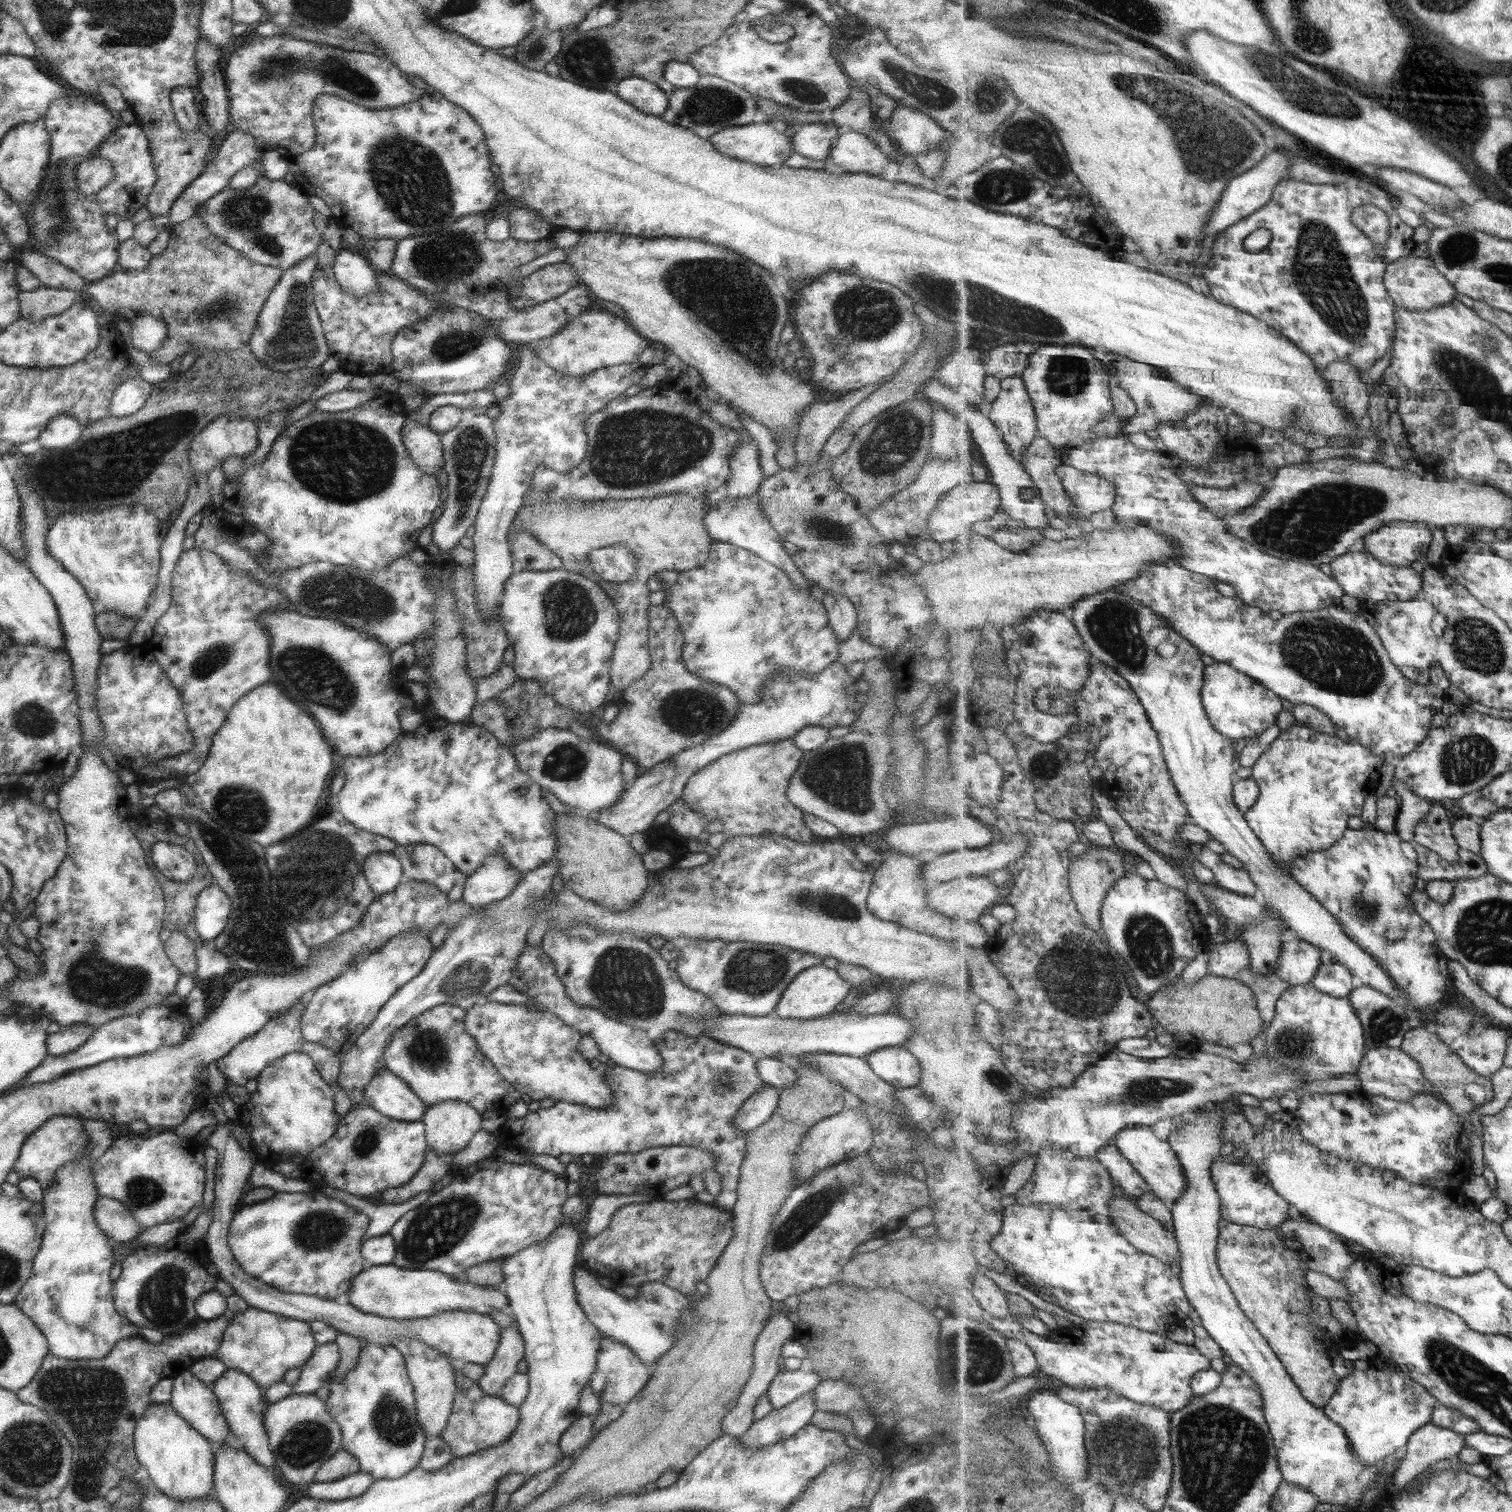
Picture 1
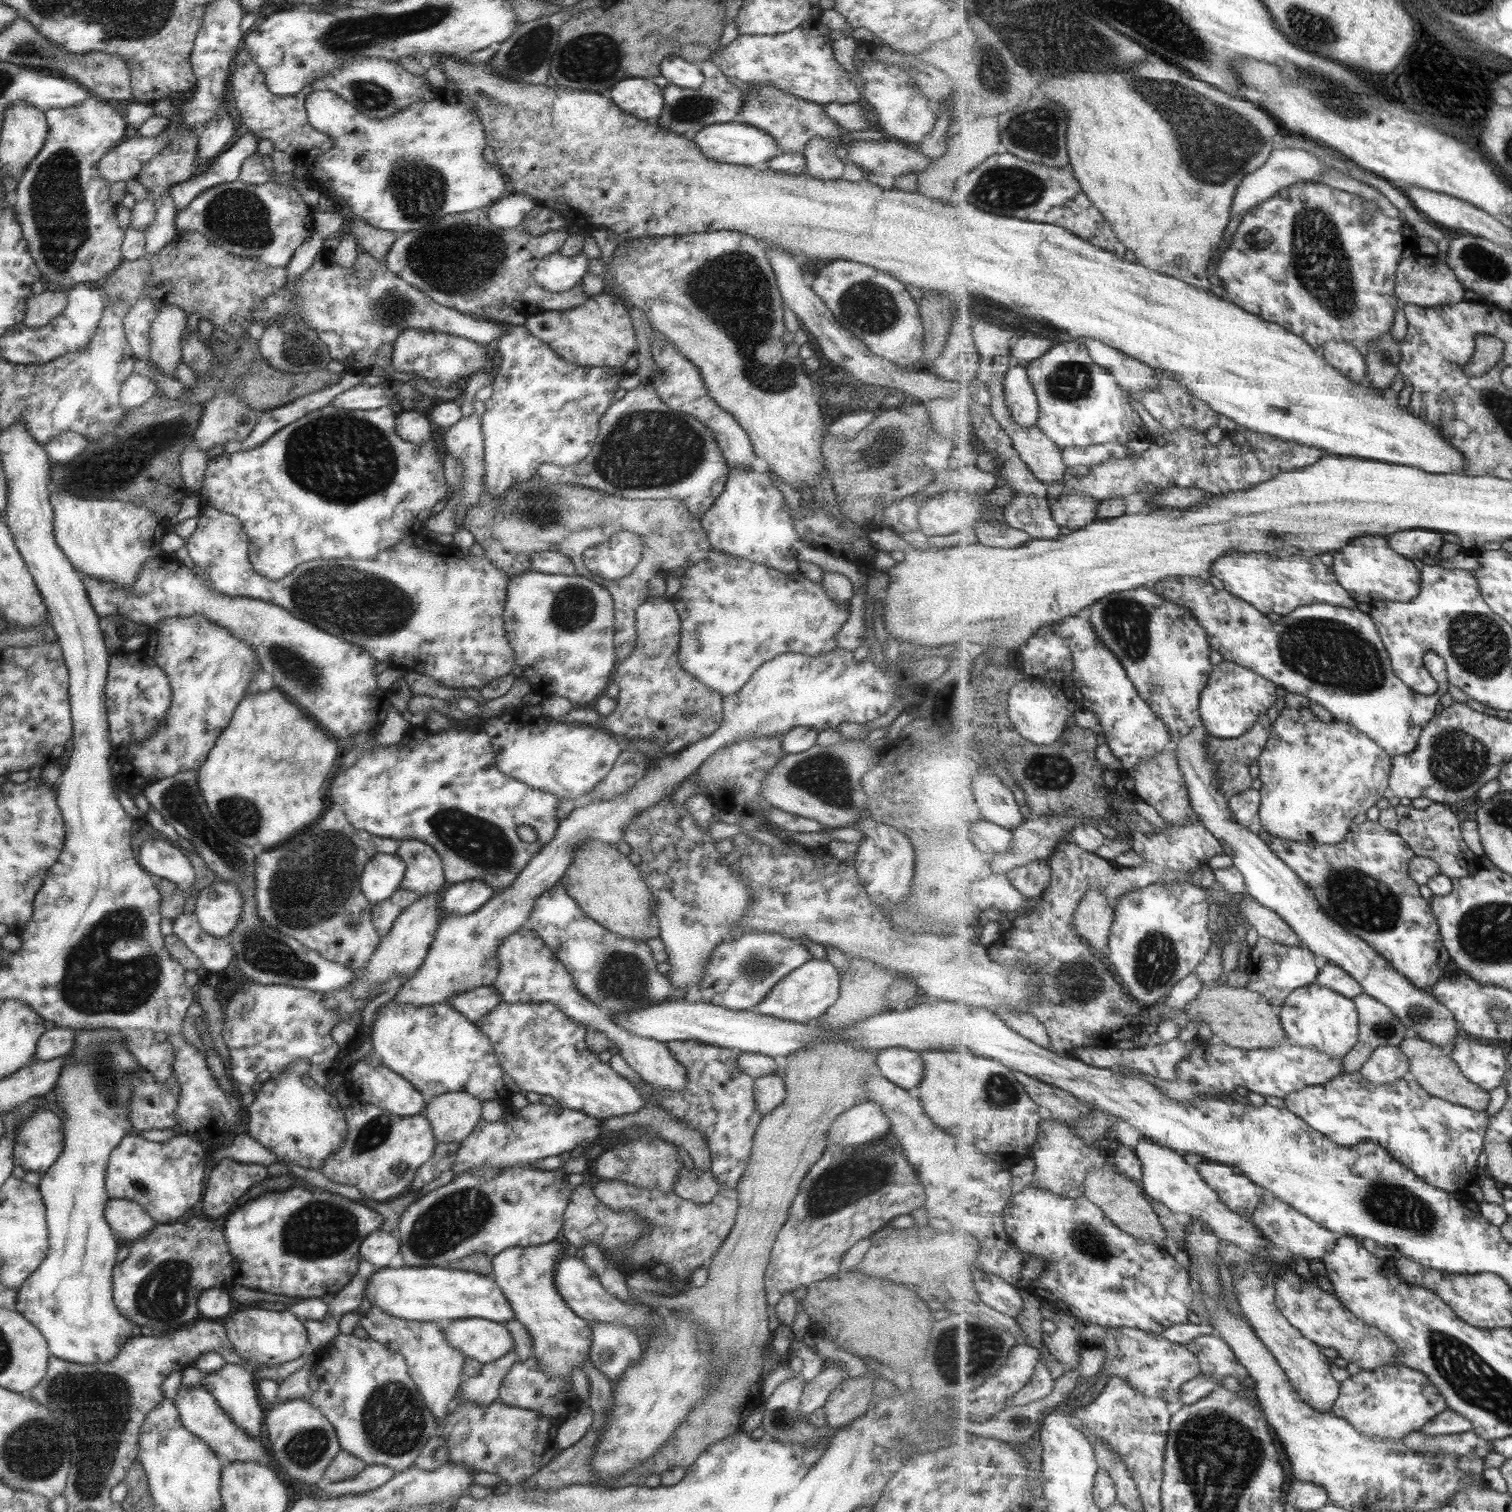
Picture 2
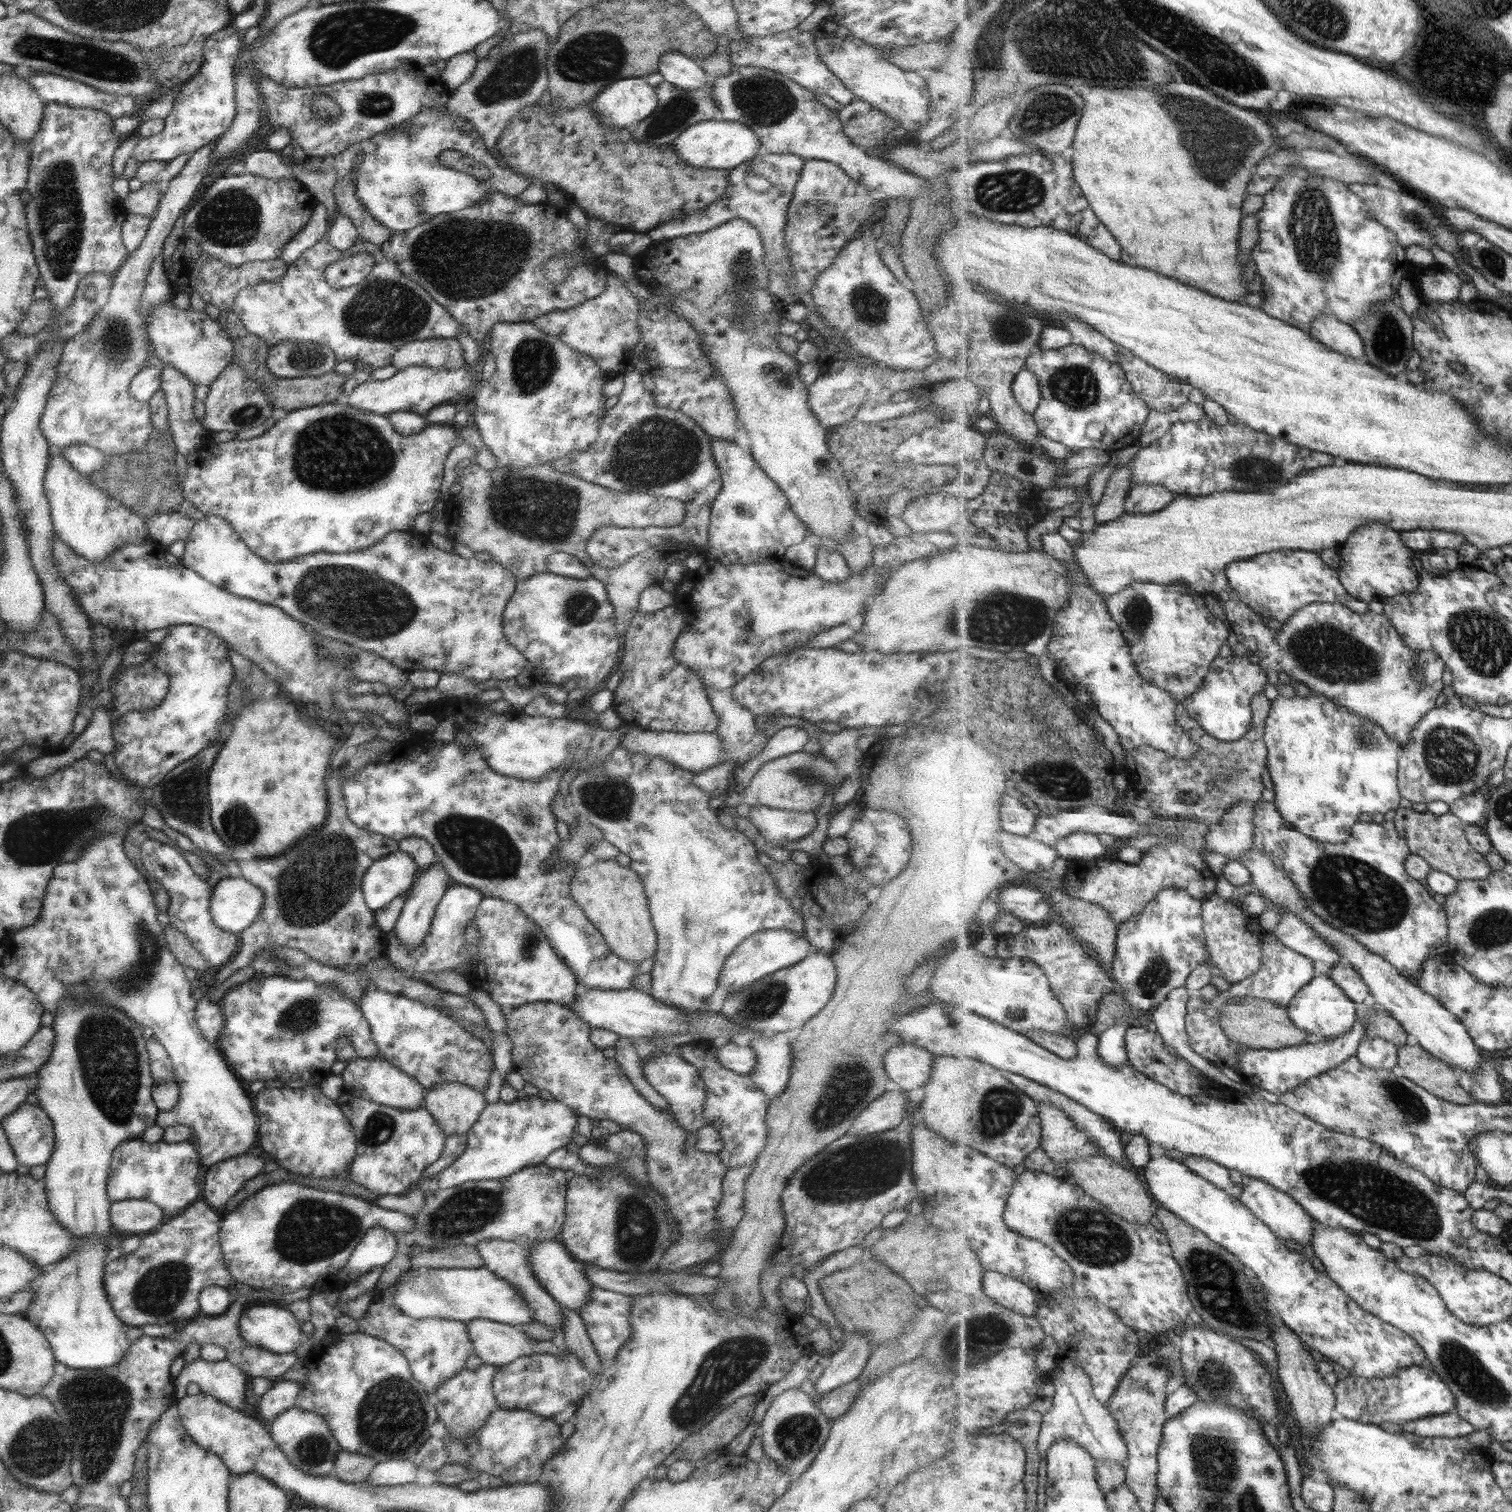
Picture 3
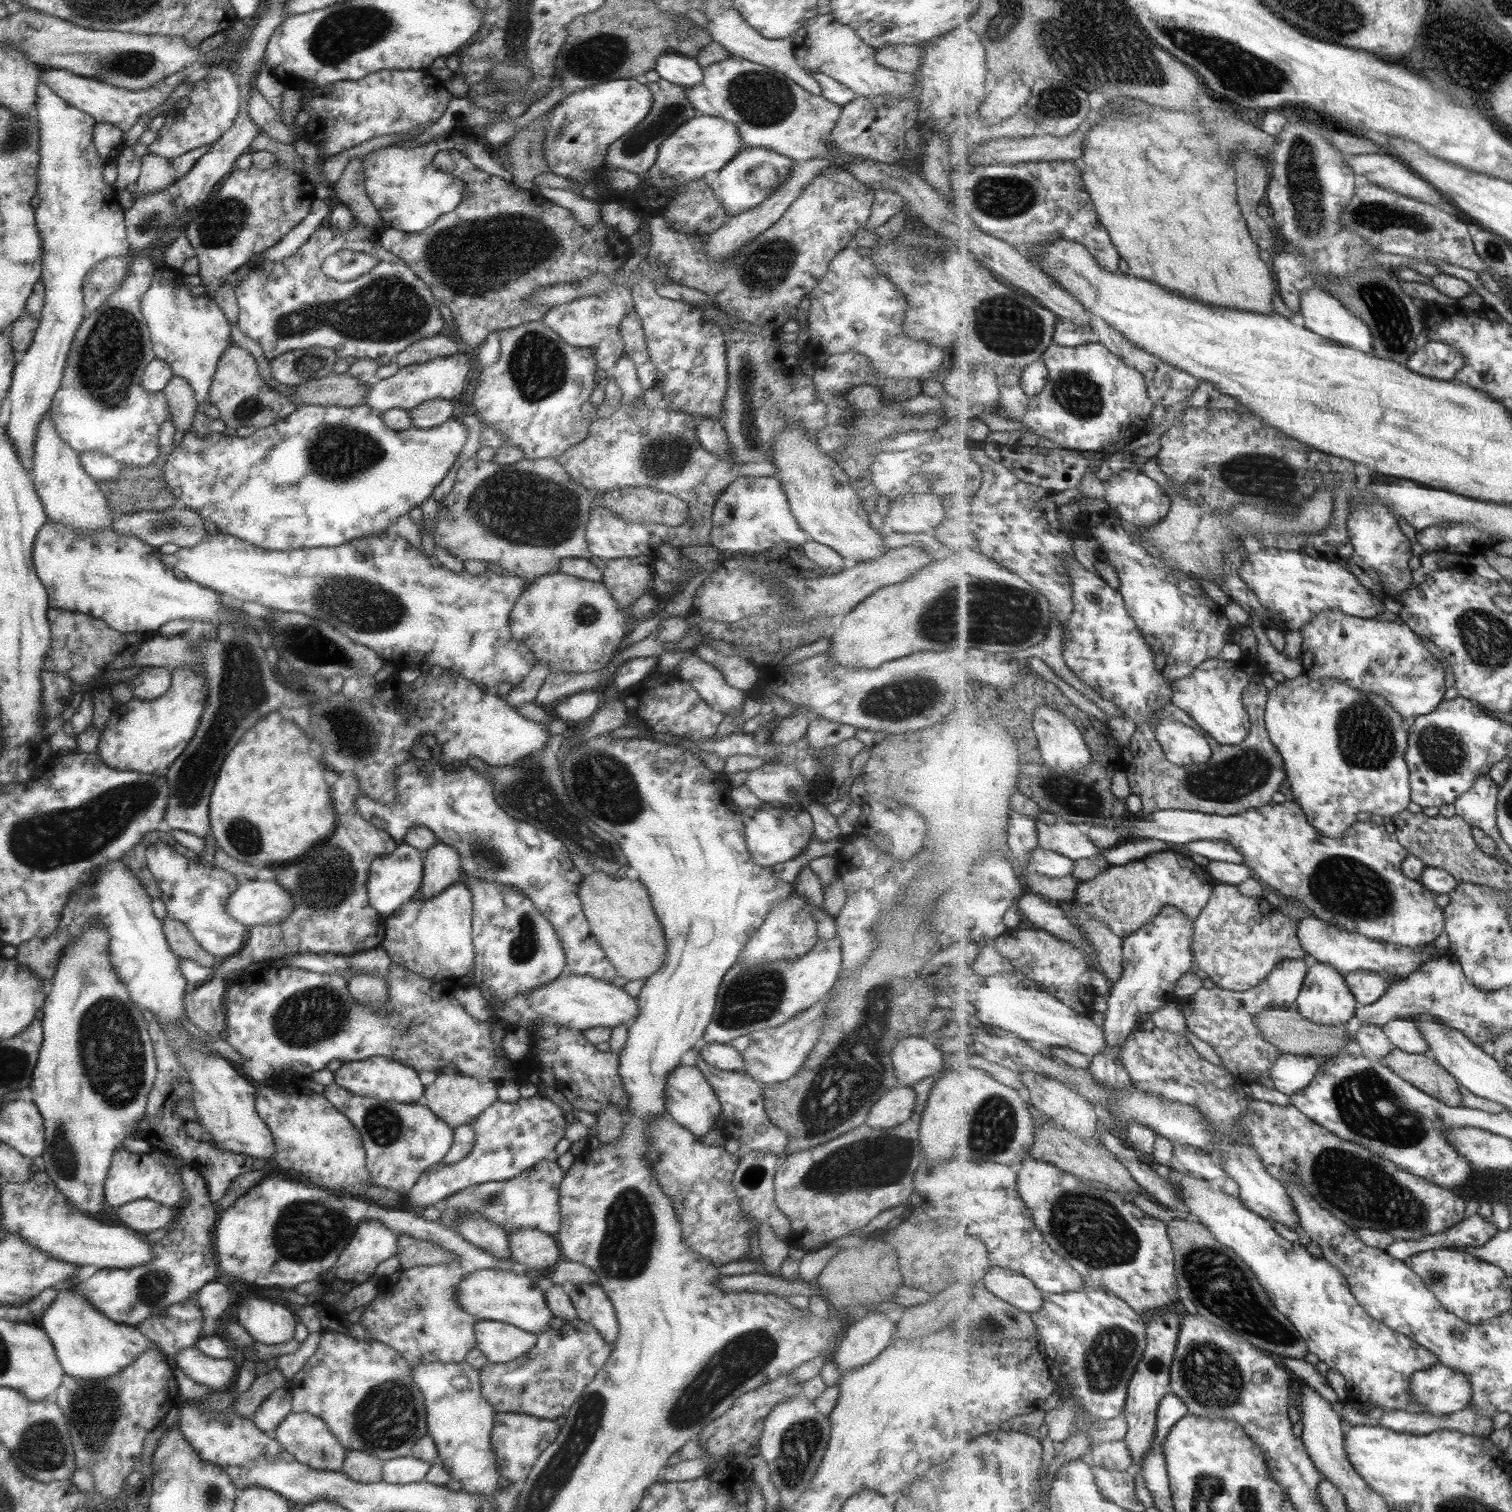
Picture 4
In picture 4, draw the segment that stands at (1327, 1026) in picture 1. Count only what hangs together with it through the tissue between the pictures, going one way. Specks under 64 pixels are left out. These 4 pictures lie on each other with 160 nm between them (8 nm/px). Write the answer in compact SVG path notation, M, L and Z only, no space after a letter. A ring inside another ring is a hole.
M1317 961L1308 970L1306 984L1298 996L1295 1009L1315 1024L1337 1026L1348 1023L1356 1015L1358 1007L1358 999L1351 992L1344 974L1330 964Z

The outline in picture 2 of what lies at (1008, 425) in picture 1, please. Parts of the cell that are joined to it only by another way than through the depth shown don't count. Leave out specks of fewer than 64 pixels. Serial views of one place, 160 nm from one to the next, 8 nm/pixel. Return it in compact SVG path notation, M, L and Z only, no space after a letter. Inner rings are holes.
M1023 364L1011 367L1004 380L1004 389L1006 403L1013 420L1023 428L1036 426L1040 415L1040 404L1027 367Z

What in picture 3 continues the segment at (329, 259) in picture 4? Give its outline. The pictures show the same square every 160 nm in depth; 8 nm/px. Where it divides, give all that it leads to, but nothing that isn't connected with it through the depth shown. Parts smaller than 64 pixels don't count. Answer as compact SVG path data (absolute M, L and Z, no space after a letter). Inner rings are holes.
M363 252L347 258L334 259L324 268L325 282L335 289L353 286L367 276L373 263L374 258Z

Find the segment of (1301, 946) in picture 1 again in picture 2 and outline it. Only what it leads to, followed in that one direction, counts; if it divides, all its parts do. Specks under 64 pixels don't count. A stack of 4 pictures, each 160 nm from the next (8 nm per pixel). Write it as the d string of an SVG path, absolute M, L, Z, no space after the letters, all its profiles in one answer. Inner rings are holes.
M1260 937L1250 957L1251 962L1245 970L1249 974L1247 988L1259 991L1273 1006L1282 1007L1294 990L1317 982L1320 973L1315 953L1307 947L1284 945L1270 938Z

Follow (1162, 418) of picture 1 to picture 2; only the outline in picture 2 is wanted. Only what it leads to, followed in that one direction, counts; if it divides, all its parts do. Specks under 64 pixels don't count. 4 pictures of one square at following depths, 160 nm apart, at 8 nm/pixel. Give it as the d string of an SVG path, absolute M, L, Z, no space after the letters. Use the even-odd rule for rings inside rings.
M1083 338L1082 342L1090 350L1094 361L1115 376L1116 382L1123 390L1138 396L1160 382L1156 375L1157 370L1147 363L1131 358L1096 338Z

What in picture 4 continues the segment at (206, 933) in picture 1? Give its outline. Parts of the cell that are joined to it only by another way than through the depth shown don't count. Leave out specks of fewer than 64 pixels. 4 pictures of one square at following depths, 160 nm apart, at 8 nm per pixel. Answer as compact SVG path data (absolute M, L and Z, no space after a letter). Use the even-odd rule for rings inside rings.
M241 879L226 900L227 916L247 928L279 924L291 907L291 895L273 879Z

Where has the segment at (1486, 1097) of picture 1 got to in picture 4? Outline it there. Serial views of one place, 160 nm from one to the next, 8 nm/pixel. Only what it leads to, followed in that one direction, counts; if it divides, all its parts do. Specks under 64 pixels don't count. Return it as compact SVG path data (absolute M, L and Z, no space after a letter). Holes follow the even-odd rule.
M1395 1048L1379 1063L1387 1065L1425 1094L1433 1095L1449 1106L1464 1105L1458 1080L1446 1068L1427 1058L1425 1054L1409 1054L1405 1050Z

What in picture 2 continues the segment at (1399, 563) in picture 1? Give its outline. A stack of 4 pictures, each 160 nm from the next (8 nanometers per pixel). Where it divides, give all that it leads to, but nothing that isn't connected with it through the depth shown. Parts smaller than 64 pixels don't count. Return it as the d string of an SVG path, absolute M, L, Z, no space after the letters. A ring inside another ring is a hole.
M1429 529L1400 530L1395 534L1386 535L1389 546L1401 556L1424 562L1431 562L1438 556L1442 546L1443 533Z

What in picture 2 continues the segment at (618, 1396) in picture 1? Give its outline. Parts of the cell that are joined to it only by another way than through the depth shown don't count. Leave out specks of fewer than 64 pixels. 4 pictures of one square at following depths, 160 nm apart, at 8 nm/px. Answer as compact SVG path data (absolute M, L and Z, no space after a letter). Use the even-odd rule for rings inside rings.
M589 1322L589 1332L592 1341L588 1359L614 1386L630 1366L638 1363L643 1342L620 1324Z

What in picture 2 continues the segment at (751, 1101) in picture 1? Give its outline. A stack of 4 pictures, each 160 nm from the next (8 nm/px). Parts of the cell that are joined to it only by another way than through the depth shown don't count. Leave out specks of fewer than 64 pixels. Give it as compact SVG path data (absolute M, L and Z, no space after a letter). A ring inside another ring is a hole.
M767 1075L753 1080L755 1111L763 1117L775 1109L785 1096L785 1086L781 1076Z

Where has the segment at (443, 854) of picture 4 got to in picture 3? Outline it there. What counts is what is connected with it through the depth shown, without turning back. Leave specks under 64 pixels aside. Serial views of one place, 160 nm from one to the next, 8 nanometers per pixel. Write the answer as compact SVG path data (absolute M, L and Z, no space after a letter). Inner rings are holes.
M437 860L427 869L415 876L412 885L405 894L404 903L399 911L399 916L391 928L394 937L405 948L416 948L416 946L422 944L422 940L428 933L435 907L441 896L443 896L444 890L447 890L451 884L452 883L444 873L440 862Z

